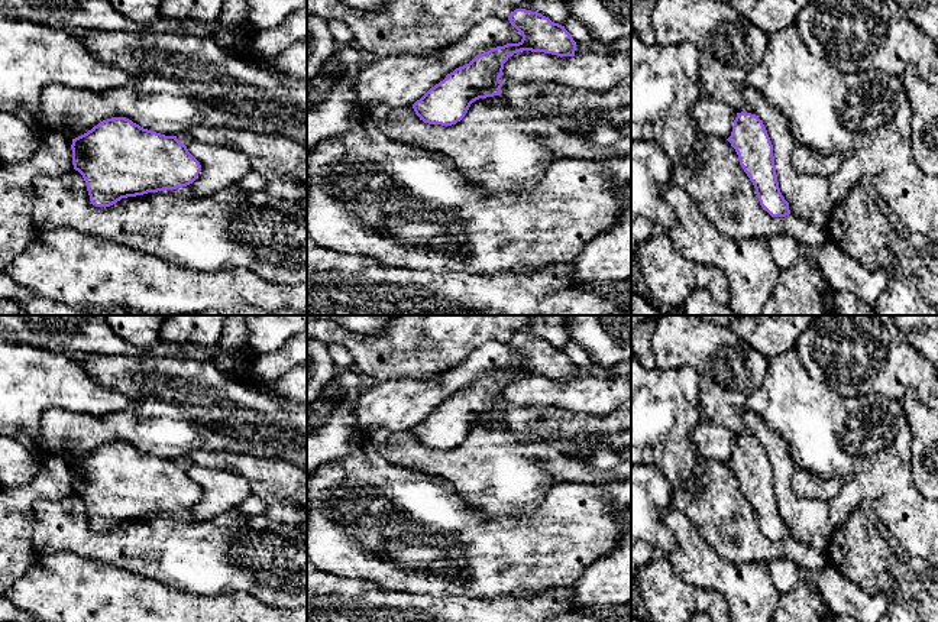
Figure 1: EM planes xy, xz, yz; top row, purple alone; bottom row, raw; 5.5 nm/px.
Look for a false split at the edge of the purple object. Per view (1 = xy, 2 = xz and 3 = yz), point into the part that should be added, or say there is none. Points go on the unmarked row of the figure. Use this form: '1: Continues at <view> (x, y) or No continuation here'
1: No continuation here
2: No continuation here
3: No continuation here

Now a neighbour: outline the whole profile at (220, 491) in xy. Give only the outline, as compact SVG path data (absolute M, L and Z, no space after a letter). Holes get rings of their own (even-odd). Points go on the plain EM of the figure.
M194 463L185 470L201 489L197 503L191 508L191 516L197 522L214 519L252 495L249 482L240 474Z

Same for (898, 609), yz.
M889 571L877 574L879 593L887 597L887 608L877 622L922 622L919 615L903 597Z

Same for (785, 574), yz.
M787 560L770 561L767 567L770 570L770 579L779 595L785 595L802 581L799 567Z

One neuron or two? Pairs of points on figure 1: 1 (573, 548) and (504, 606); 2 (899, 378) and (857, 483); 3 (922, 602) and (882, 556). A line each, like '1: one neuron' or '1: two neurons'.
1: two neurons
2: two neurons
3: one neuron

